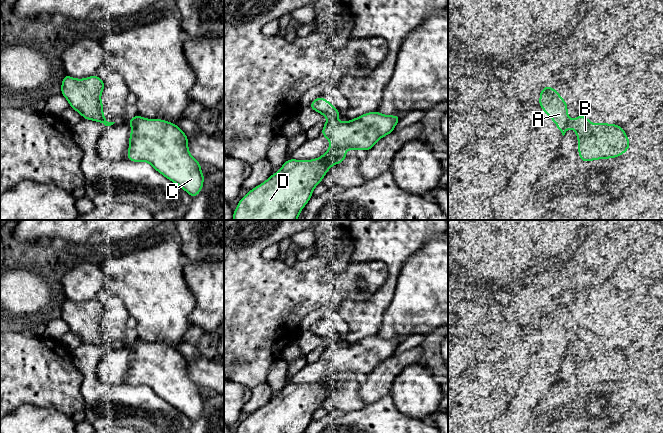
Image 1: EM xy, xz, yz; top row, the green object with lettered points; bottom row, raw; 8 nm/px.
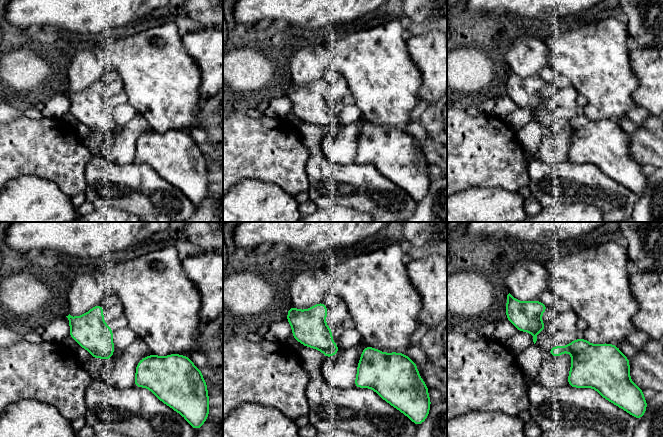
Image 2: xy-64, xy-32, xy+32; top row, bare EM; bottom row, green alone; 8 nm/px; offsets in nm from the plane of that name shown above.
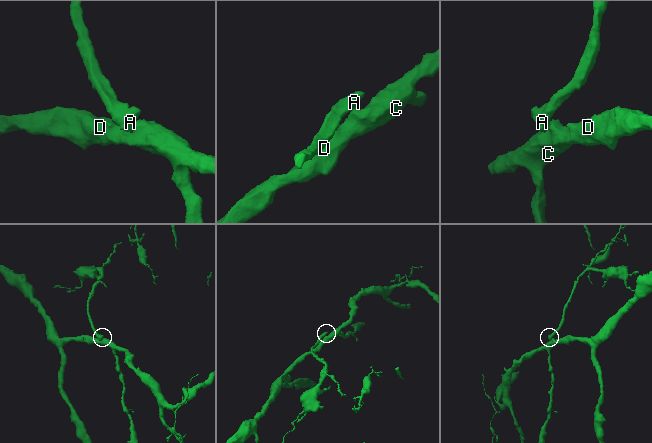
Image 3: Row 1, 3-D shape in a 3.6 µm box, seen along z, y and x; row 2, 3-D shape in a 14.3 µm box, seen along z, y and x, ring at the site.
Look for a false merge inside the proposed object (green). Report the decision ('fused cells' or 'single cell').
fused cells

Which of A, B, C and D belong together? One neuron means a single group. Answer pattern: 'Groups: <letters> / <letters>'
Groups: A / B C D

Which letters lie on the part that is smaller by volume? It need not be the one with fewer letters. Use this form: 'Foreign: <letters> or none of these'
Foreign: A

